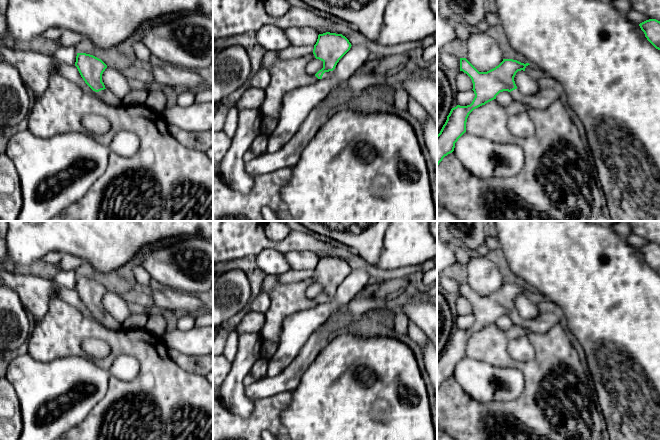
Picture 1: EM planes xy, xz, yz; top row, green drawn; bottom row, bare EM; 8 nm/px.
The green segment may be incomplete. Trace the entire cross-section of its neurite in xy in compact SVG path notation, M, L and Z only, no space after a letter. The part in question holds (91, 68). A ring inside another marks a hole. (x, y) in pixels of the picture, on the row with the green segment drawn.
M77 53L75 66L85 83L98 93L104 103L112 106L122 104L122 100L107 90L102 82L102 74L107 65L101 59L90 54Z

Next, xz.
M326 32L318 35L313 54L323 62L323 68L315 76L318 79L327 79L333 76L339 60L350 50L351 43L342 34Z

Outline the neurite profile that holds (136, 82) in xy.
M134 74L128 75L128 83L131 89L149 90L152 87L152 84L148 81L148 79L135 76Z

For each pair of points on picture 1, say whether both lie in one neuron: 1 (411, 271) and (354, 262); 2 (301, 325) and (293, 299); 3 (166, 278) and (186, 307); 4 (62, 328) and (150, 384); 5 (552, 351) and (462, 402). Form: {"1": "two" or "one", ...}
{"1": "one", "2": "two", "3": "two", "4": "one", "5": "one"}

